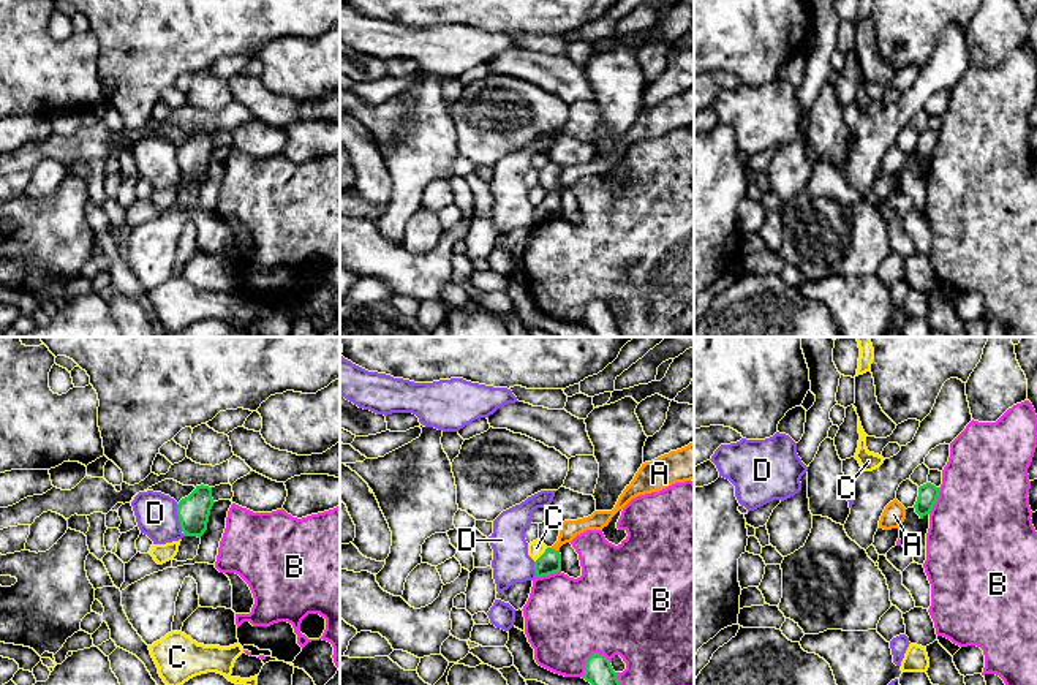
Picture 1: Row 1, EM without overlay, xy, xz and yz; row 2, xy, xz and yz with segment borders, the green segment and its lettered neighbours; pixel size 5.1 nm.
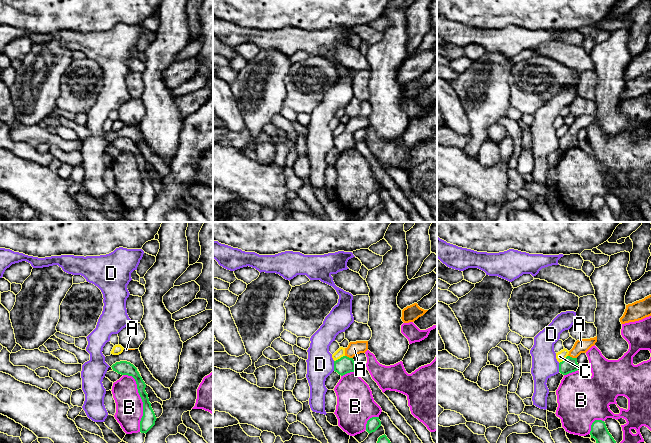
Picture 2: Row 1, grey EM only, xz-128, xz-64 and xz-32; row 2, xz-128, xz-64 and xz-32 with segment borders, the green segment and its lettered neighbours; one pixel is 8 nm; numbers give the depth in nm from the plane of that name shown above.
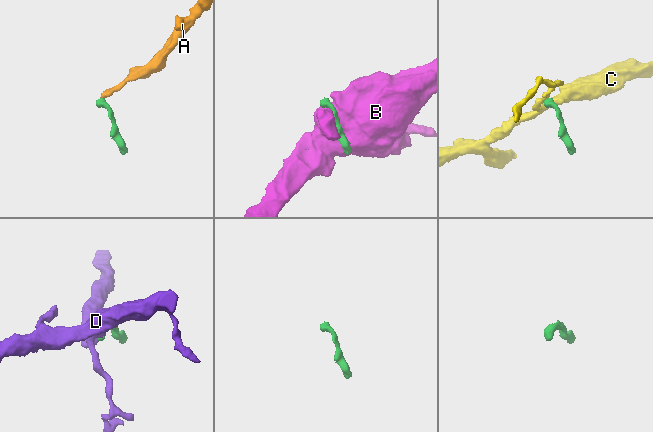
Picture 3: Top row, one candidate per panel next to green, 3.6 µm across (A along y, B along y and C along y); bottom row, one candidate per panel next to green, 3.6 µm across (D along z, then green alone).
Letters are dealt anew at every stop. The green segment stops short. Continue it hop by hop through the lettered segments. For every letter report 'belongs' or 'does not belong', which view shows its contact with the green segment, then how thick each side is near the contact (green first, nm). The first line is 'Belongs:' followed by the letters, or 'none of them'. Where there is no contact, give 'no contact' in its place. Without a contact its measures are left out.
Belongs: A
A: belongs; meets green in xz; 110 nm thick on the green side, 100 nm on the other
B: does not belong; meets green in xz; 140 nm thick on the green side, 440 nm on the other
C: does not belong; meets green in xz; 110 nm thick on the green side, 80 nm on the other
D: does not belong; meets green in xy; 170 nm thick on the green side, 220 nm on the other

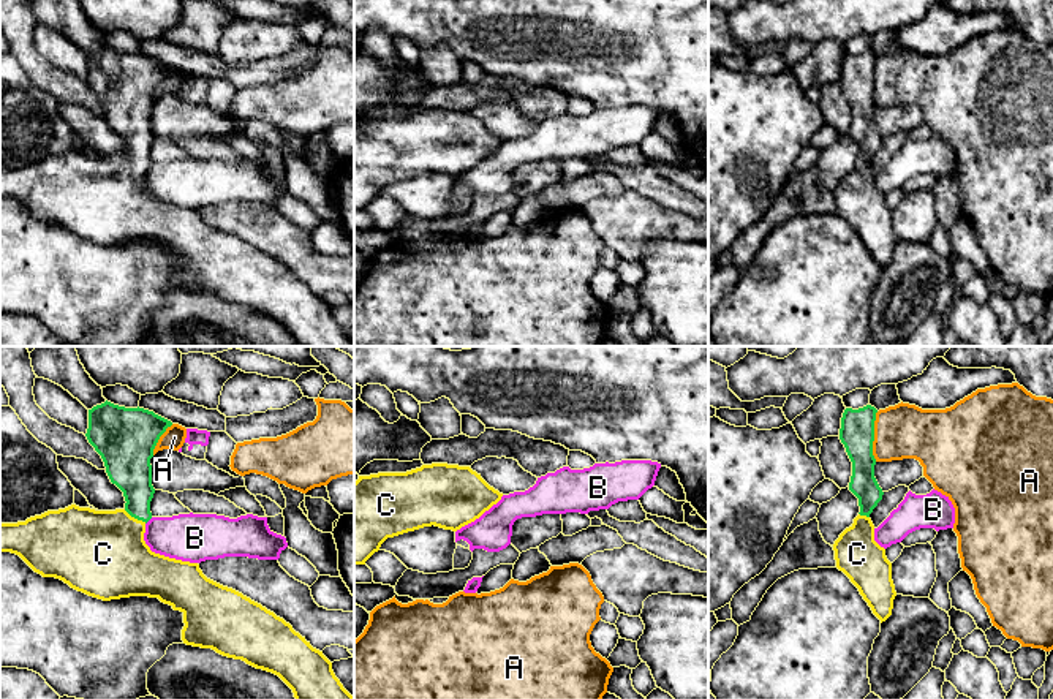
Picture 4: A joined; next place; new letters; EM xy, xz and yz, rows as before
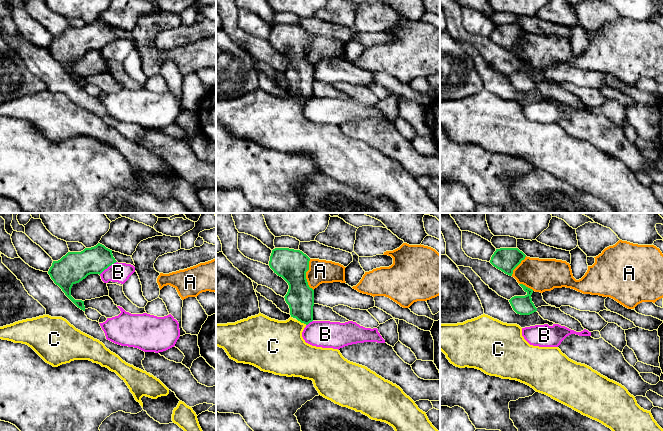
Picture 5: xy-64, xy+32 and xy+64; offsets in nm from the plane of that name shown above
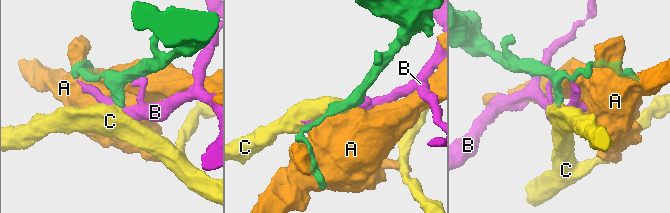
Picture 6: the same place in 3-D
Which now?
Belongs: C
A: does not belong; meets green in yz; 180 nm thick on the green side, 280 nm on the other
B: does not belong; meets green in xy; 200 nm thick on the green side, 240 nm on the other
C: belongs; meets green in xy; 220 nm thick on the green side, 440 nm on the other

